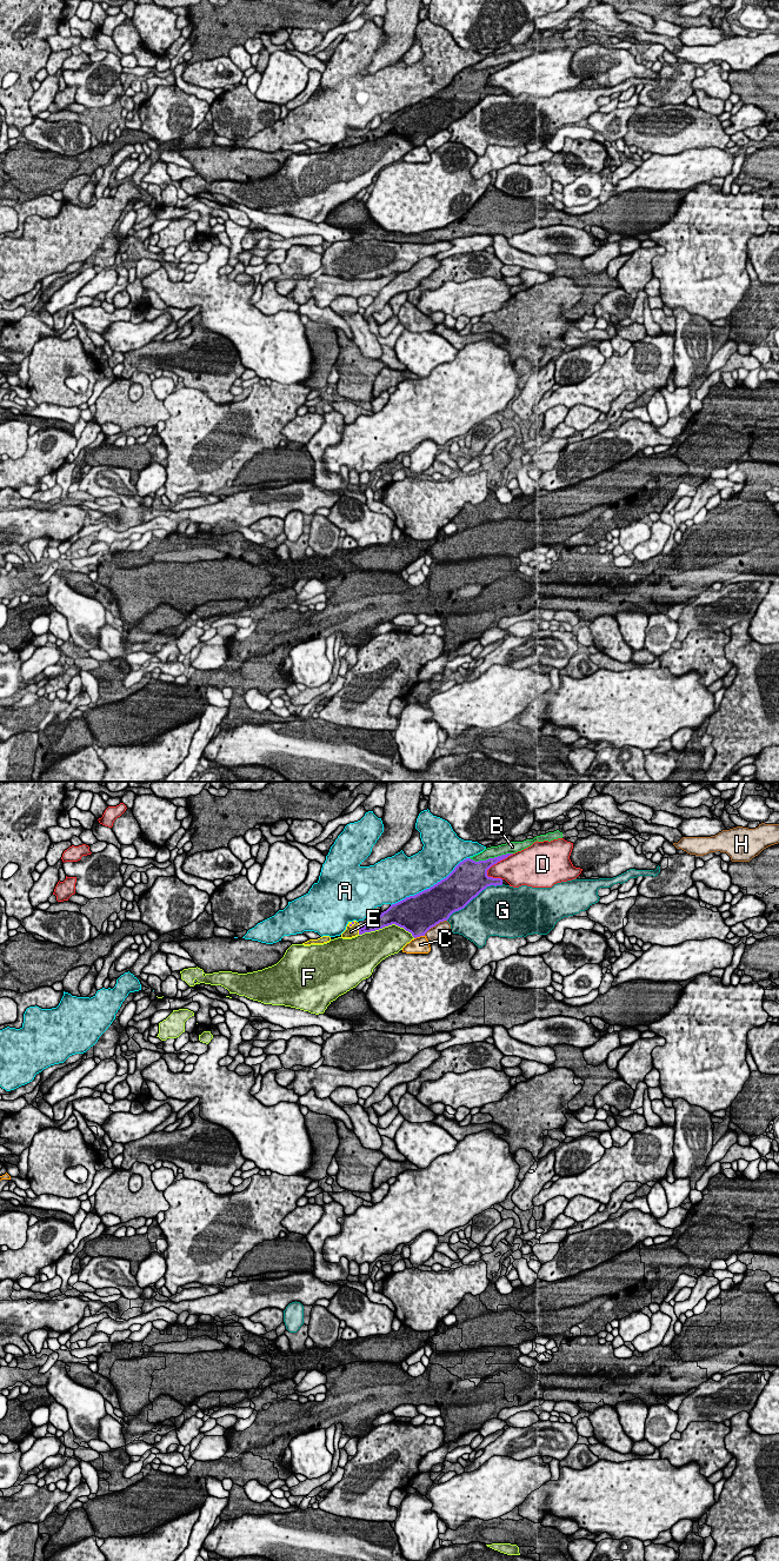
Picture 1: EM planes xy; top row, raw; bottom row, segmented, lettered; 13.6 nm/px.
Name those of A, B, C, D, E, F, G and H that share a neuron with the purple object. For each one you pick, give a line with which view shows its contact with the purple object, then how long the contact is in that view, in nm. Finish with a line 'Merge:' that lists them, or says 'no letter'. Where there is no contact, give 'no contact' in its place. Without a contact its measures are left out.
E: meets purple in xy; contact 100 nm long
Merge: E

